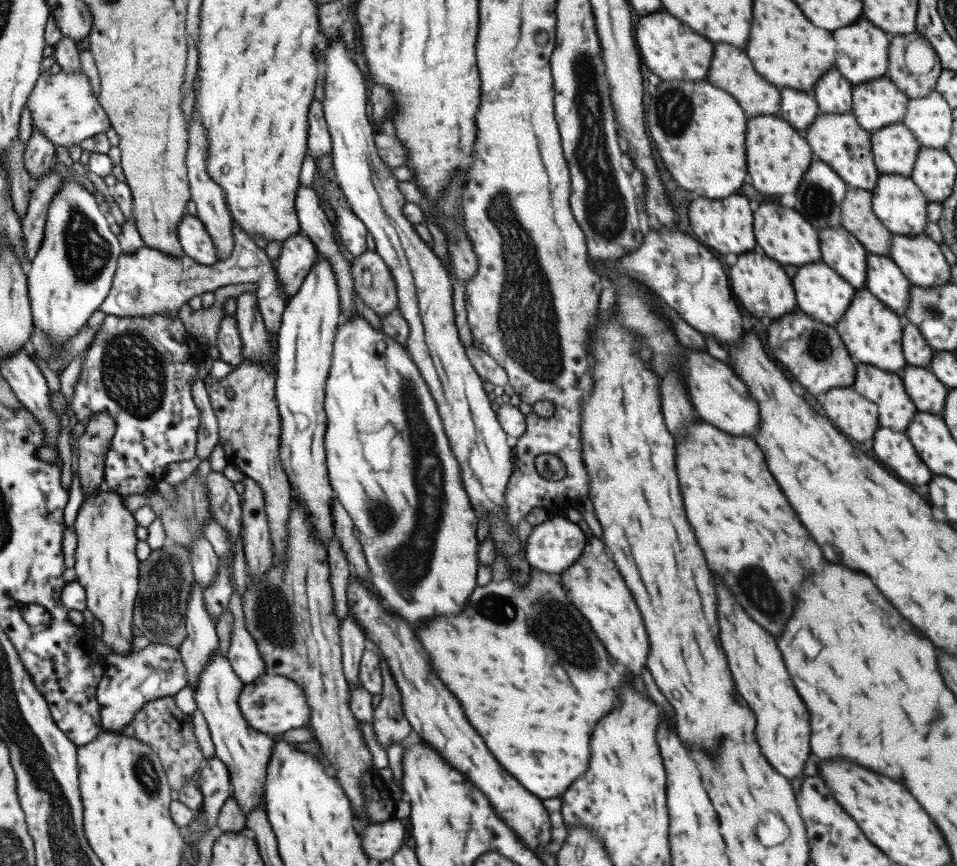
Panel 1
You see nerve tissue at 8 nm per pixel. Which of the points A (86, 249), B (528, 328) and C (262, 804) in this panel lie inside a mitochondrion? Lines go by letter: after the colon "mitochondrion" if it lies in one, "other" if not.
A: mitochondrion
B: mitochondrion
C: other

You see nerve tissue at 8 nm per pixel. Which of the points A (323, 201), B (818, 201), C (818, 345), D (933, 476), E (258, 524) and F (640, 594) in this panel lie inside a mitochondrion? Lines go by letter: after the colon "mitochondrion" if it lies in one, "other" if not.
A: other
B: mitochondrion
C: mitochondrion
D: other
E: other
F: other

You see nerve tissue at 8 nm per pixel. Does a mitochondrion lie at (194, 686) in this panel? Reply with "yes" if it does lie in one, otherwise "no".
no

